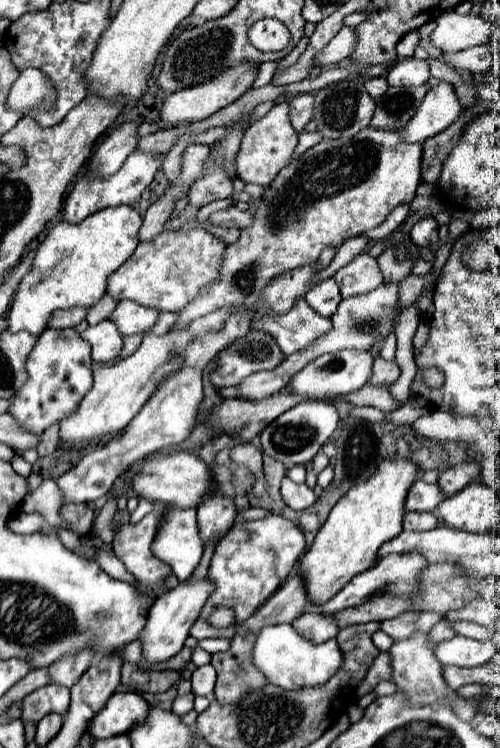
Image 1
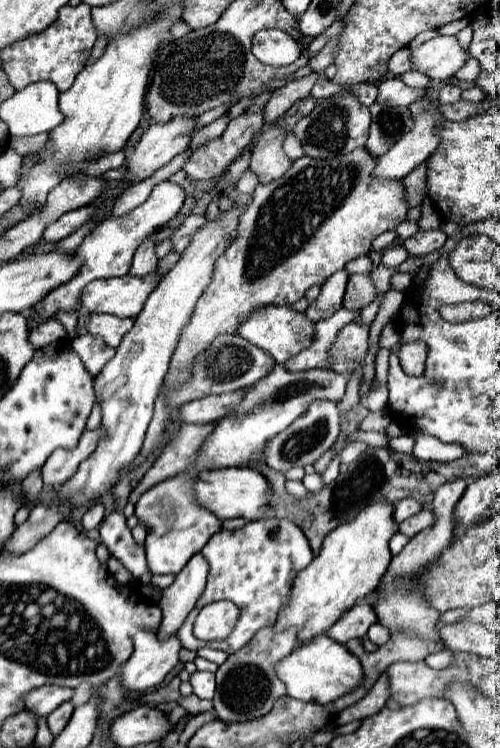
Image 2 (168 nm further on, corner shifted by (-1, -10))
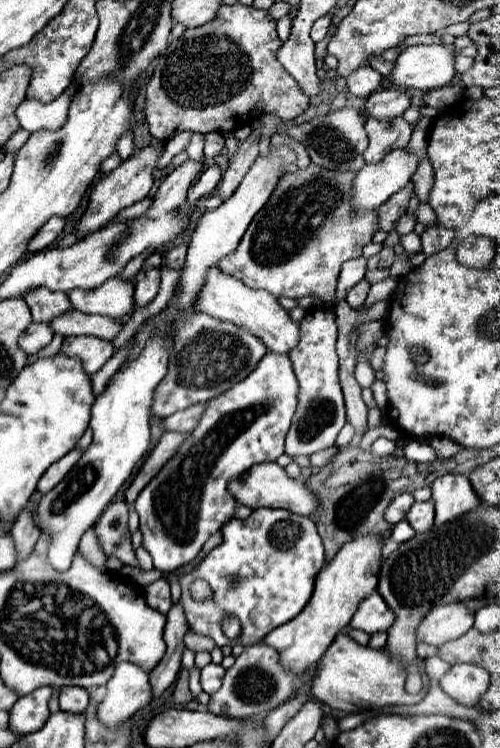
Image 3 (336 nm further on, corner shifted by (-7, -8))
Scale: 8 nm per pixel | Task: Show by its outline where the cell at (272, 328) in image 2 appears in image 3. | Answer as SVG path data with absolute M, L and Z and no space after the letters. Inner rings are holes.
M211 268L211 272L207 272L207 280L203 282L199 298L195 300L195 308L217 320L227 320L245 328L247 332L263 340L263 344L273 352L287 354L299 342L299 326L289 318L287 310L279 306L275 296L271 296L265 290L247 288L241 280L227 276L219 268Z

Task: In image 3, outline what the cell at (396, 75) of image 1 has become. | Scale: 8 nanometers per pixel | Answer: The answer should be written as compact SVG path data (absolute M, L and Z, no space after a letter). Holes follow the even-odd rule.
M393 86L381 88L367 98L363 116L371 116L375 120L389 120L389 118L401 116L409 108L409 104L411 104L411 100L405 92L401 92Z

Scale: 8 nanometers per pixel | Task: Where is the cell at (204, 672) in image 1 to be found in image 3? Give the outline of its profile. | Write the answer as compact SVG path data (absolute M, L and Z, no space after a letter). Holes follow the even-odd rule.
M207 664L203 670L201 670L201 684L203 684L203 690L207 694L213 694L219 690L221 686L221 680L225 676L225 668L219 666L219 664Z

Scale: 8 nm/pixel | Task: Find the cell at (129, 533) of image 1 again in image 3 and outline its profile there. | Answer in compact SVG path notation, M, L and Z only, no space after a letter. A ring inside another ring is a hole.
M111 502L95 524L95 534L105 556L119 558L123 564L137 566L137 558L131 546L131 534L127 528L129 504Z

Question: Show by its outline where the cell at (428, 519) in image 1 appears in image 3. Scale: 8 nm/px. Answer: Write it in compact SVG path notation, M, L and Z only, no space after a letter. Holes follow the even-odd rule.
M415 502L409 508L405 518L415 528L415 532L427 532L433 526L433 520L435 520L433 502Z

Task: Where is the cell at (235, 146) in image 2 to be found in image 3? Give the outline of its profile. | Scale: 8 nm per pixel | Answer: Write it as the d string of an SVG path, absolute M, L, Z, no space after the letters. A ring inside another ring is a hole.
M220 132L205 134L203 140L205 140L205 156L207 156L207 158L215 158L215 156L219 156L224 149L225 141Z

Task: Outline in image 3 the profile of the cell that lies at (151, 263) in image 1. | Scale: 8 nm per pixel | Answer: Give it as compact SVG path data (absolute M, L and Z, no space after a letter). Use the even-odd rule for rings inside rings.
M115 276L93 290L71 290L69 300L73 308L83 314L101 314L119 318L135 308L133 290L135 290L133 282L123 282L119 276Z

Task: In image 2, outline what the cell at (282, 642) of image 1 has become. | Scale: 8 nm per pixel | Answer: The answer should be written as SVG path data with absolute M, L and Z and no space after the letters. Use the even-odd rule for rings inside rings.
M325 634L315 636L309 642L301 642L287 658L277 662L275 674L281 676L281 682L285 682L287 696L297 698L301 702L317 702L317 704L333 702L341 694L353 690L363 678L359 660L353 654L349 654L349 650L343 644L325 638Z

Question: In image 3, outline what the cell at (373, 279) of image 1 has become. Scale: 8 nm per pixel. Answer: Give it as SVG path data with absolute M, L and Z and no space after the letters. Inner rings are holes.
M361 280L359 284L355 284L355 286L347 292L347 302L349 302L349 306L351 306L353 310L361 308L363 302L365 302L365 298L367 298L367 294L369 294L369 282Z

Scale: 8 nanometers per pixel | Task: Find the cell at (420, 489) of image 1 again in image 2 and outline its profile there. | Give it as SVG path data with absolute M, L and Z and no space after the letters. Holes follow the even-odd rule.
M403 498L395 504L395 522L401 524L405 518L411 518L413 514L417 514L419 510L423 510L423 504L417 498Z

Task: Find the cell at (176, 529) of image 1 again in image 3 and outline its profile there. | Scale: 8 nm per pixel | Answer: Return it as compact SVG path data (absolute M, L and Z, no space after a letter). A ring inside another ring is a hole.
M267 352L245 380L233 384L233 388L223 392L223 396L211 398L205 404L205 412L195 430L189 432L175 456L171 456L171 460L155 474L155 478L139 492L135 500L135 510L141 522L143 548L151 554L157 570L171 572L183 564L189 564L199 554L209 536L215 534L235 512L237 500L229 492L229 482L237 480L255 464L275 462L285 452L285 436L295 414L297 392L299 384L293 374L289 356Z

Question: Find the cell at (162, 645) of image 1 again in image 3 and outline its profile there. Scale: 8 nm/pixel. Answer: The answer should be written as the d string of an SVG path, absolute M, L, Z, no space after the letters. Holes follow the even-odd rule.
M121 662L107 682L107 698L99 704L97 718L105 728L115 730L149 702L149 672L131 662Z

